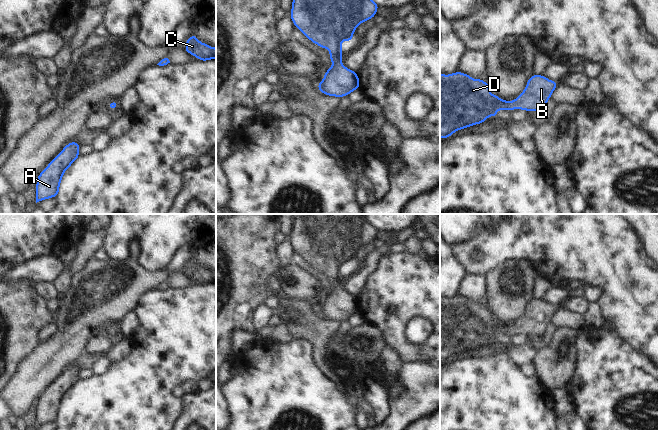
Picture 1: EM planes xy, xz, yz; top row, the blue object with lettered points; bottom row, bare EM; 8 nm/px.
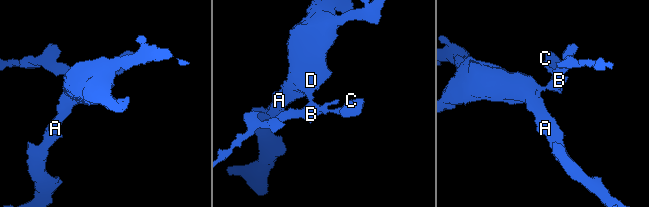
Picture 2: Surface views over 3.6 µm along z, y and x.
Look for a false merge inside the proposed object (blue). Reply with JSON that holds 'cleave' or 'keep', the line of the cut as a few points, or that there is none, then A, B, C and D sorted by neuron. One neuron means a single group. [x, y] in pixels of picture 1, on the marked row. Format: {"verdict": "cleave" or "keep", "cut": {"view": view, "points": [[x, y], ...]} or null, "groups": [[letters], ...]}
{"verdict": "keep", "cut": null, "groups": [["A", "B", "C", "D"]]}

